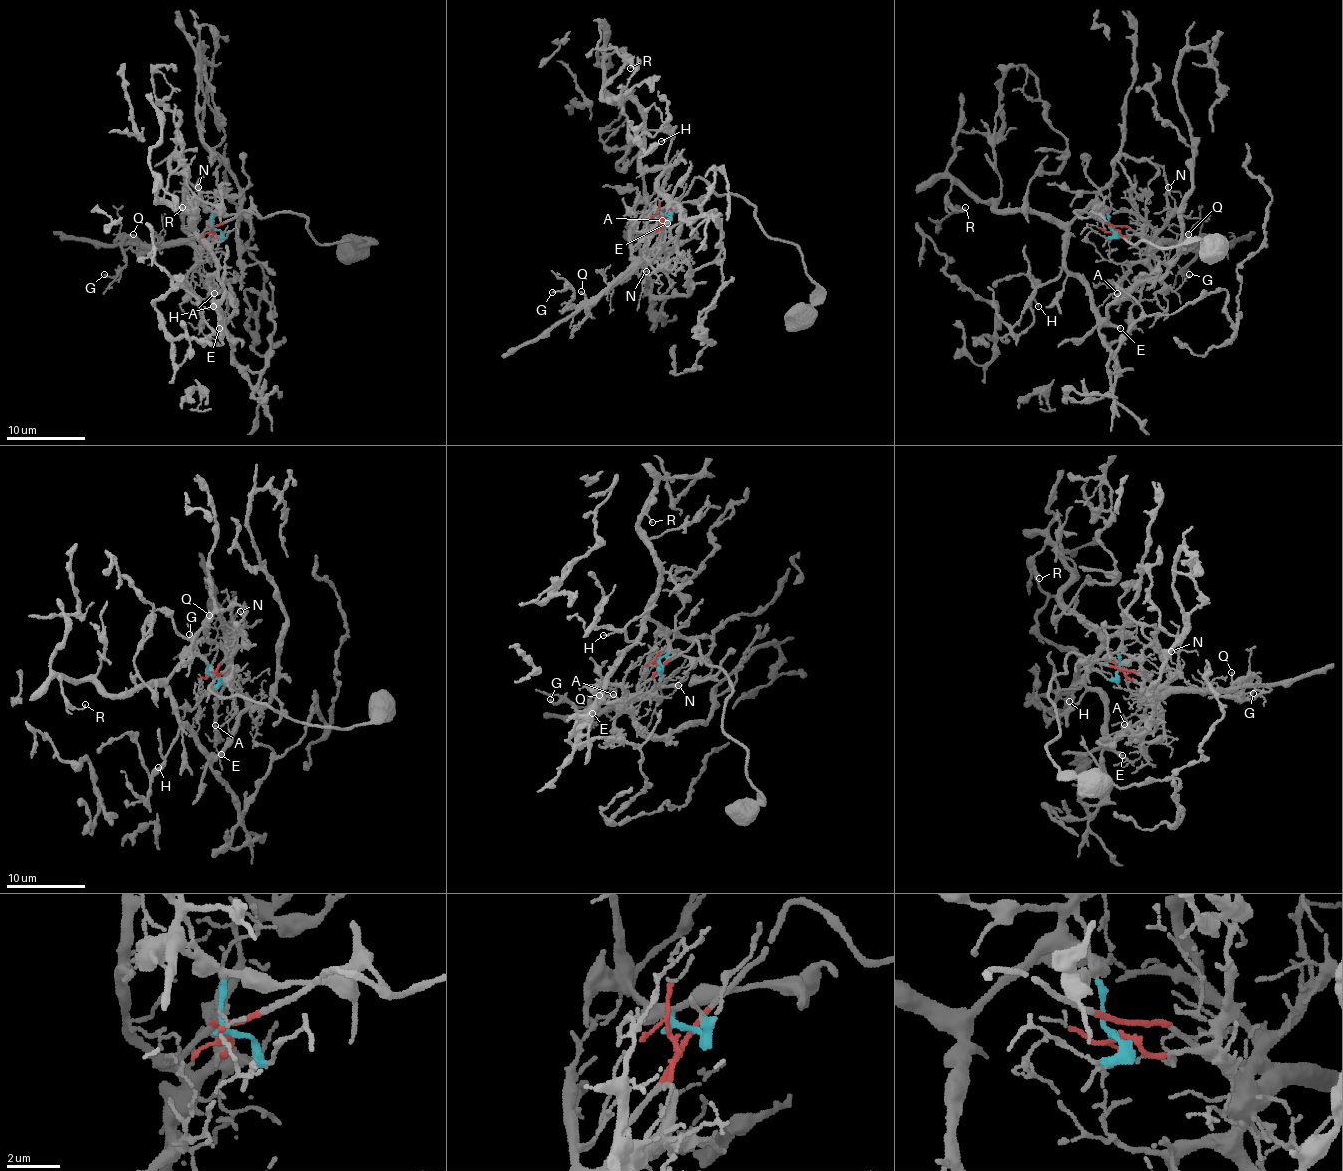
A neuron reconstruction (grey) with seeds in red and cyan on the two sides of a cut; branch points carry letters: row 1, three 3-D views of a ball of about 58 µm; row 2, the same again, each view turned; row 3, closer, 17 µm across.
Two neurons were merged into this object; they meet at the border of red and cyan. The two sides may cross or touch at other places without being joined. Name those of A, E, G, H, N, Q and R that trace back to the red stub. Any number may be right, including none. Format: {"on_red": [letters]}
{"on_red": ["A", "G", "N", "Q"]}

